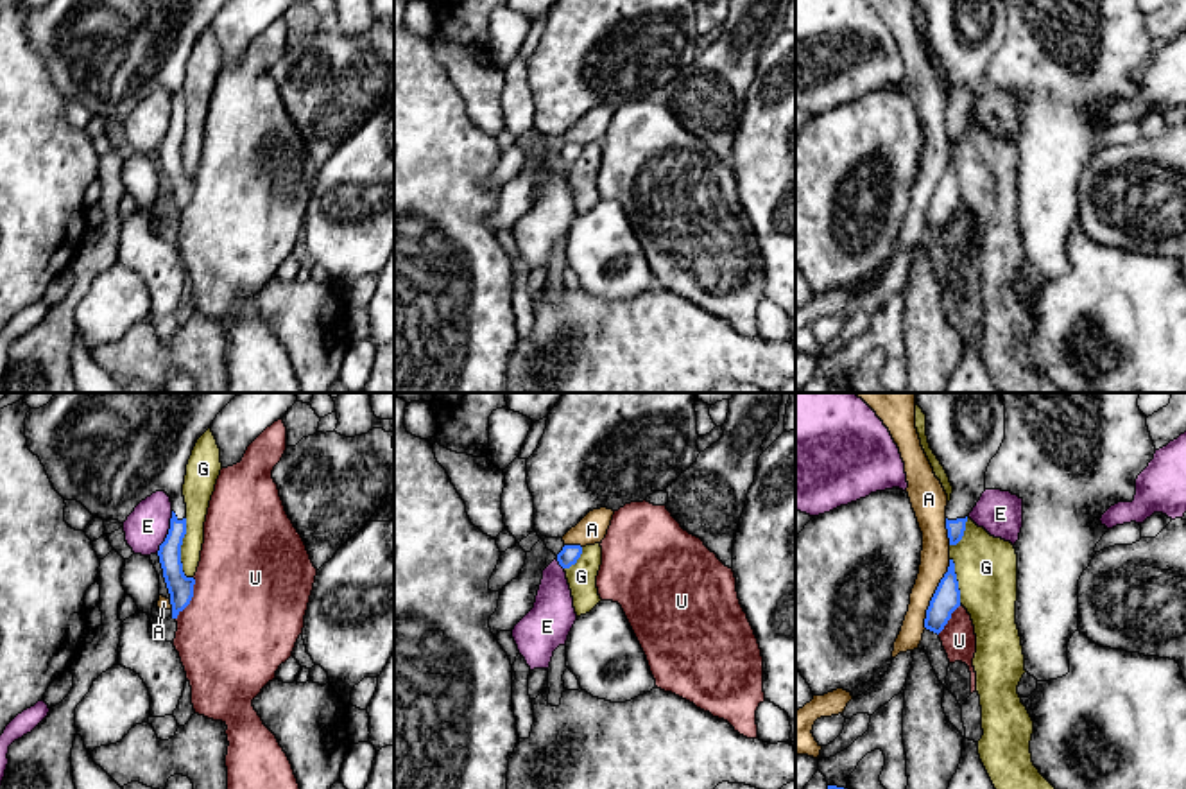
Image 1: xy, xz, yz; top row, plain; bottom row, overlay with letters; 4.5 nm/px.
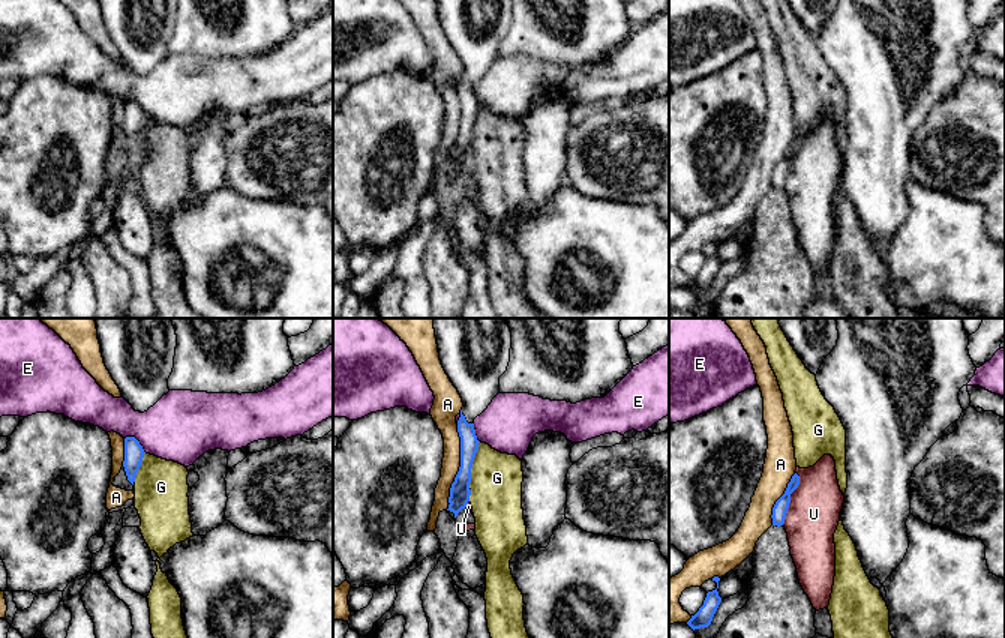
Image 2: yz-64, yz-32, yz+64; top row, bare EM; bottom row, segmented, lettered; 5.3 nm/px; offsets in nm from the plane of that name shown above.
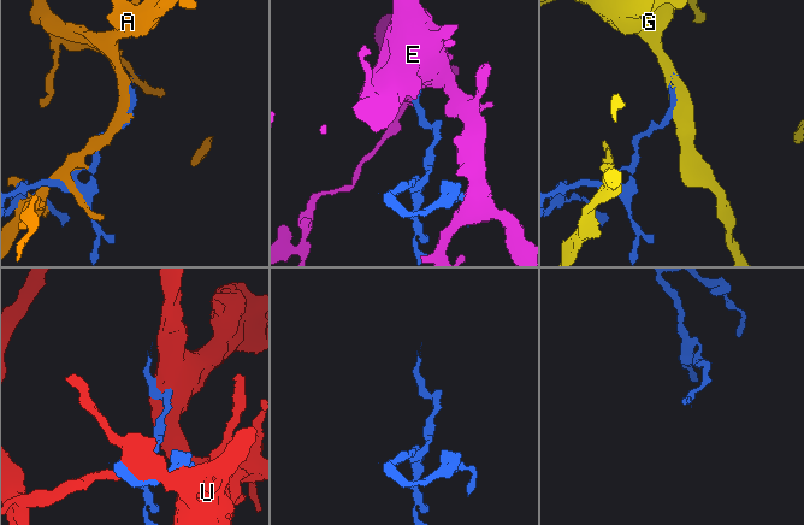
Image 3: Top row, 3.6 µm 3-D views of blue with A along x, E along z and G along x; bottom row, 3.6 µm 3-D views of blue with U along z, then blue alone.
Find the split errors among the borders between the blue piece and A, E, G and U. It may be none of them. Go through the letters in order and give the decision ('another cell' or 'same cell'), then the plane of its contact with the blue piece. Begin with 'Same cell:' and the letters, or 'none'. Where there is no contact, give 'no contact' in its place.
Same cell: none
A: another cell; meets blue in yz
E: another cell; meets blue in xy
G: another cell; meets blue in xy
U: another cell; meets blue in xy

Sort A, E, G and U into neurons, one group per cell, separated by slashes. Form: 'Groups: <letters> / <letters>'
Groups: A / E / G / U

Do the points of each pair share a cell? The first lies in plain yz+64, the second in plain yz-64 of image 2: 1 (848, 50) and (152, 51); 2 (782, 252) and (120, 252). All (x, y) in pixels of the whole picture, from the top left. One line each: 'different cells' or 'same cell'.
1: different cells
2: different cells

